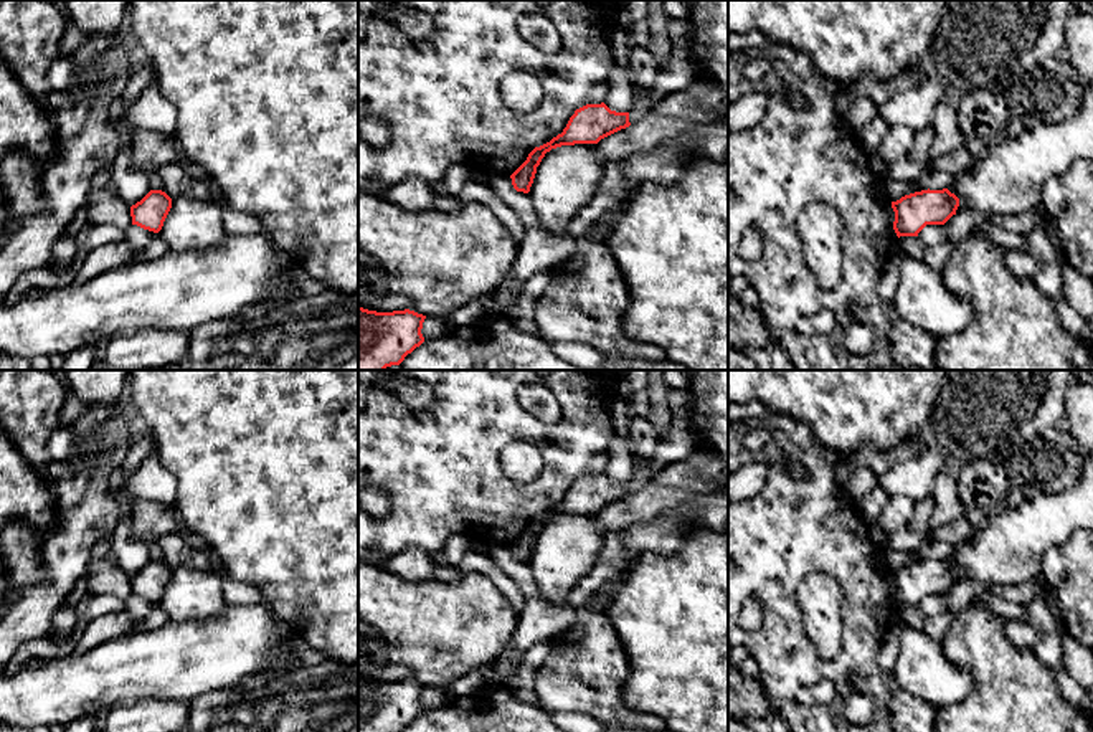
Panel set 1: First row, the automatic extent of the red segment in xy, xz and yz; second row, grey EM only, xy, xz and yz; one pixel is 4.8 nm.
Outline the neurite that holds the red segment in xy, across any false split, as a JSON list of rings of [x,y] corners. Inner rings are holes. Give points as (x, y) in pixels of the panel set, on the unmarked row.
[[[150,560],[130,577],[132,595],[159,603],[172,578],[172,568],[162,560]]]

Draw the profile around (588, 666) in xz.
[[[624,578],[608,582],[578,608],[578,621],[551,639],[548,659],[535,671],[535,692],[545,711],[586,714],[606,729],[662,732],[660,717],[632,711],[621,696],[629,659],[604,606]]]

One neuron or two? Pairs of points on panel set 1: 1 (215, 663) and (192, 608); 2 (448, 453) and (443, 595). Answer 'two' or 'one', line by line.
1: two
2: two

